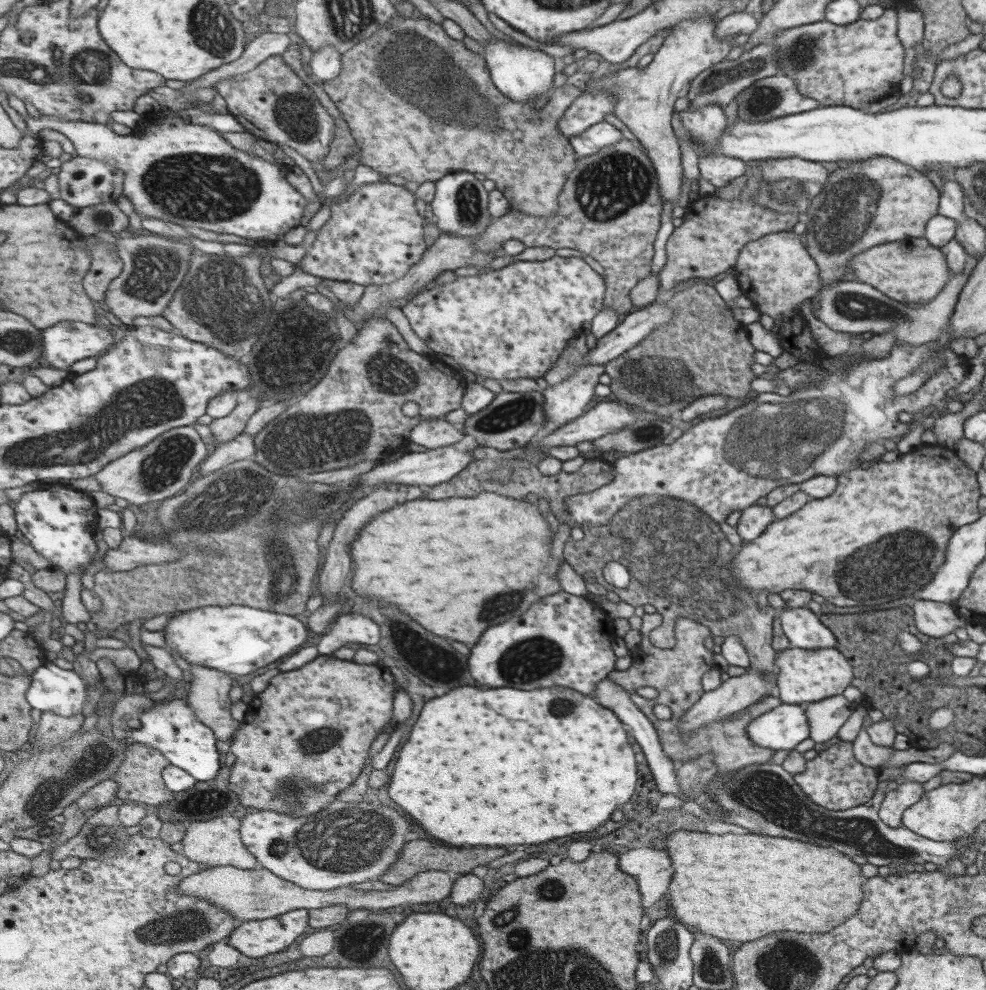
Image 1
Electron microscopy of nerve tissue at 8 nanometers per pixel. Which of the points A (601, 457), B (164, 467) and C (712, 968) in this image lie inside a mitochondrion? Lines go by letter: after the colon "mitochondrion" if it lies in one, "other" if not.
A: other
B: mitochondrion
C: mitochondrion

